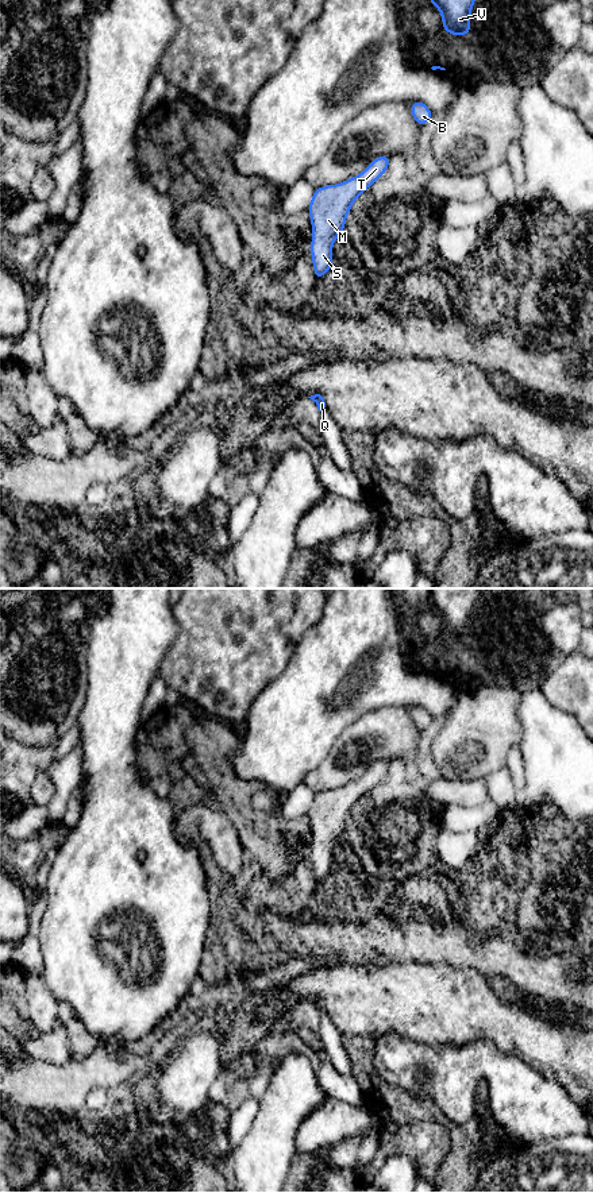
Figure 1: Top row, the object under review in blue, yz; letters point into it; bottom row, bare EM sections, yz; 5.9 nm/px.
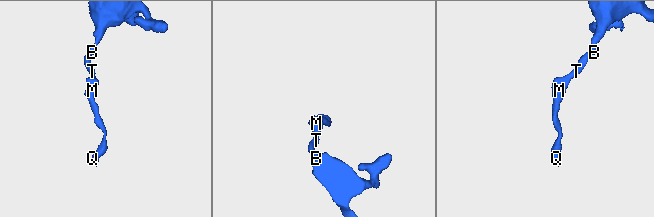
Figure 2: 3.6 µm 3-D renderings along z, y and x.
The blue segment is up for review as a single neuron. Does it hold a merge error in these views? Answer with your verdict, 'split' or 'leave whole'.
leave whole

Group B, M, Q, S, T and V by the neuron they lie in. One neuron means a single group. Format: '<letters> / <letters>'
B M Q S T V

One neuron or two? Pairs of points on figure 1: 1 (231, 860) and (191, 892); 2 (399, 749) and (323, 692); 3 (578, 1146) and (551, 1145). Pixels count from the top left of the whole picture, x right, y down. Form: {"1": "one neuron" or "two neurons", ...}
{"1": "two neurons", "2": "two neurons", "3": "one neuron"}

